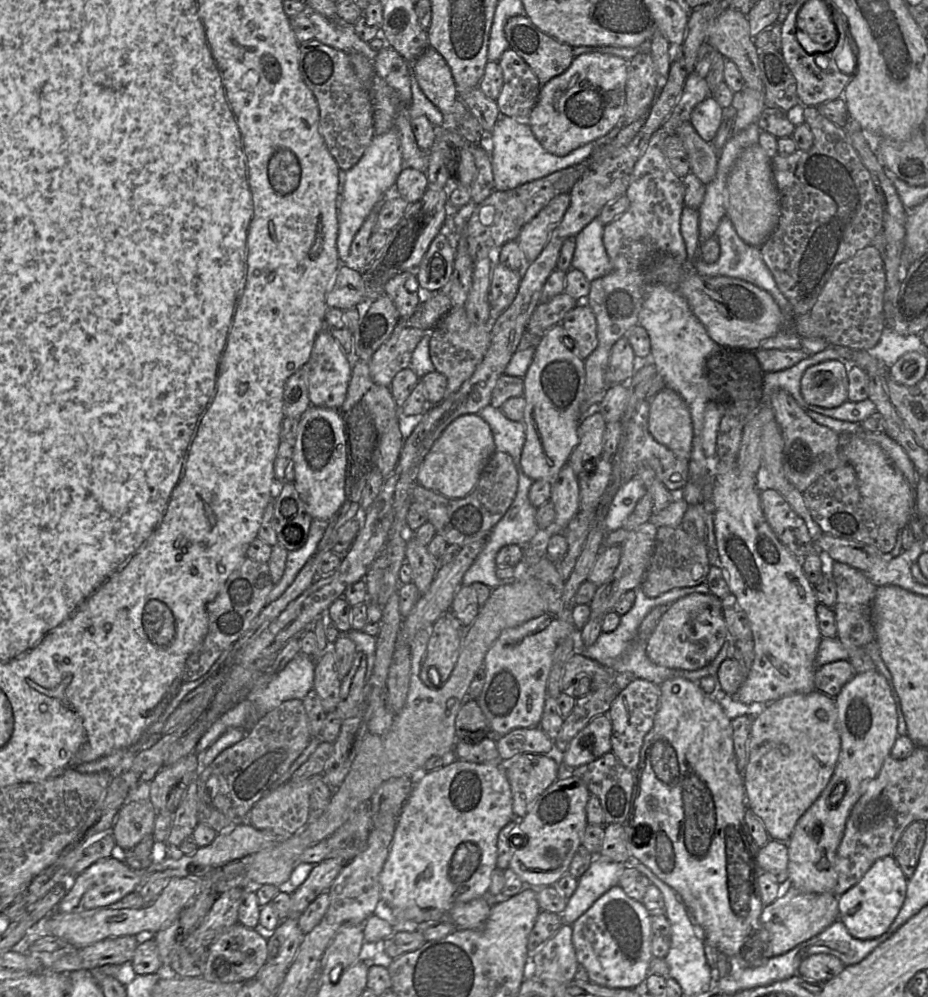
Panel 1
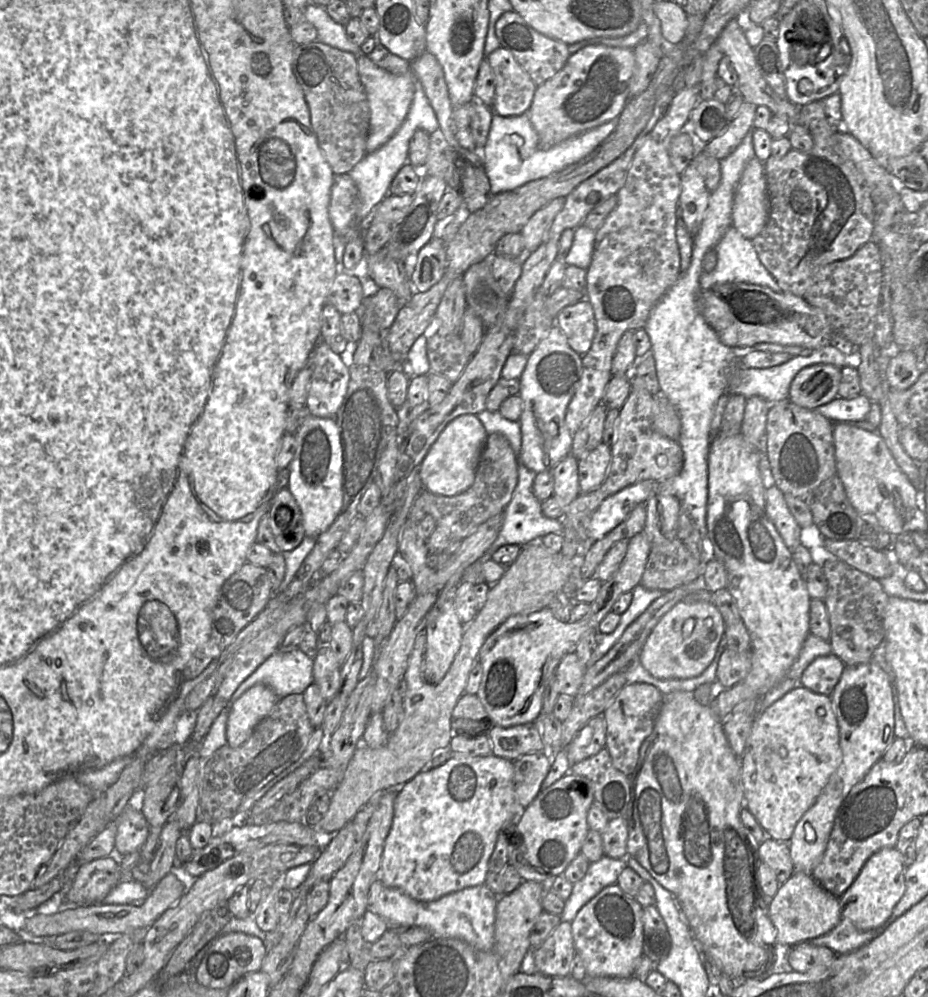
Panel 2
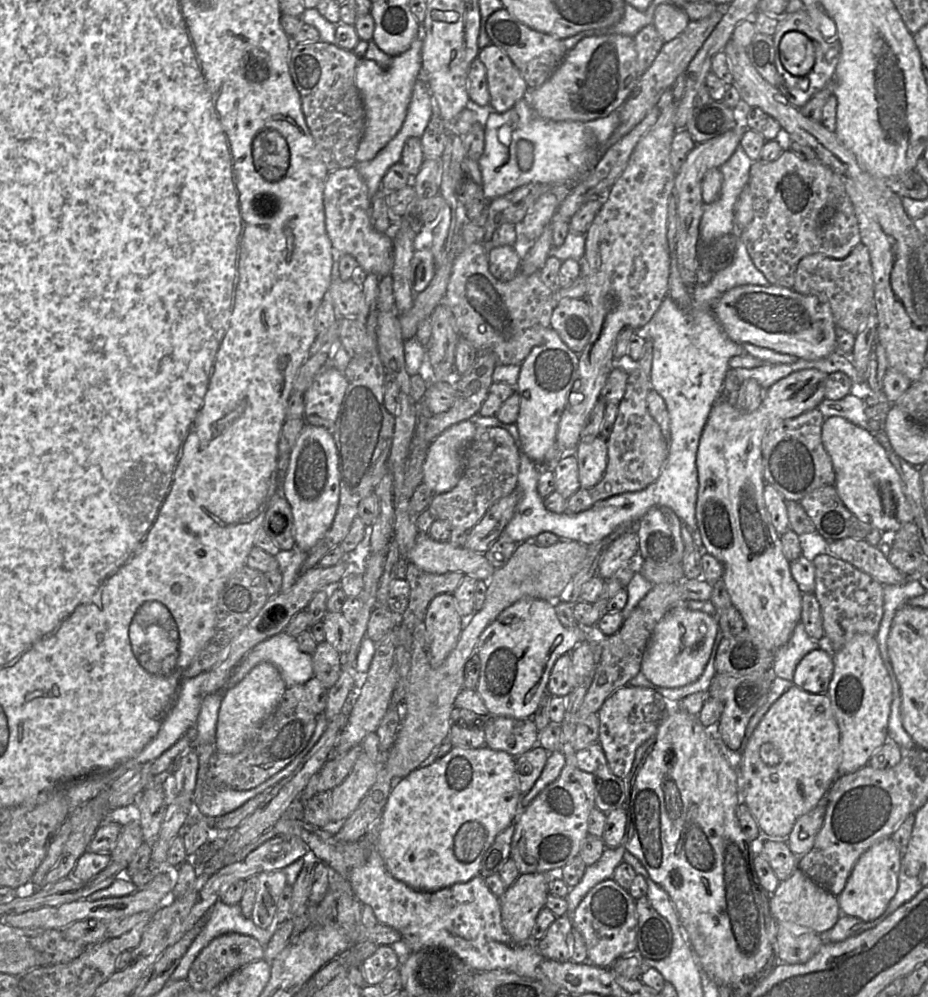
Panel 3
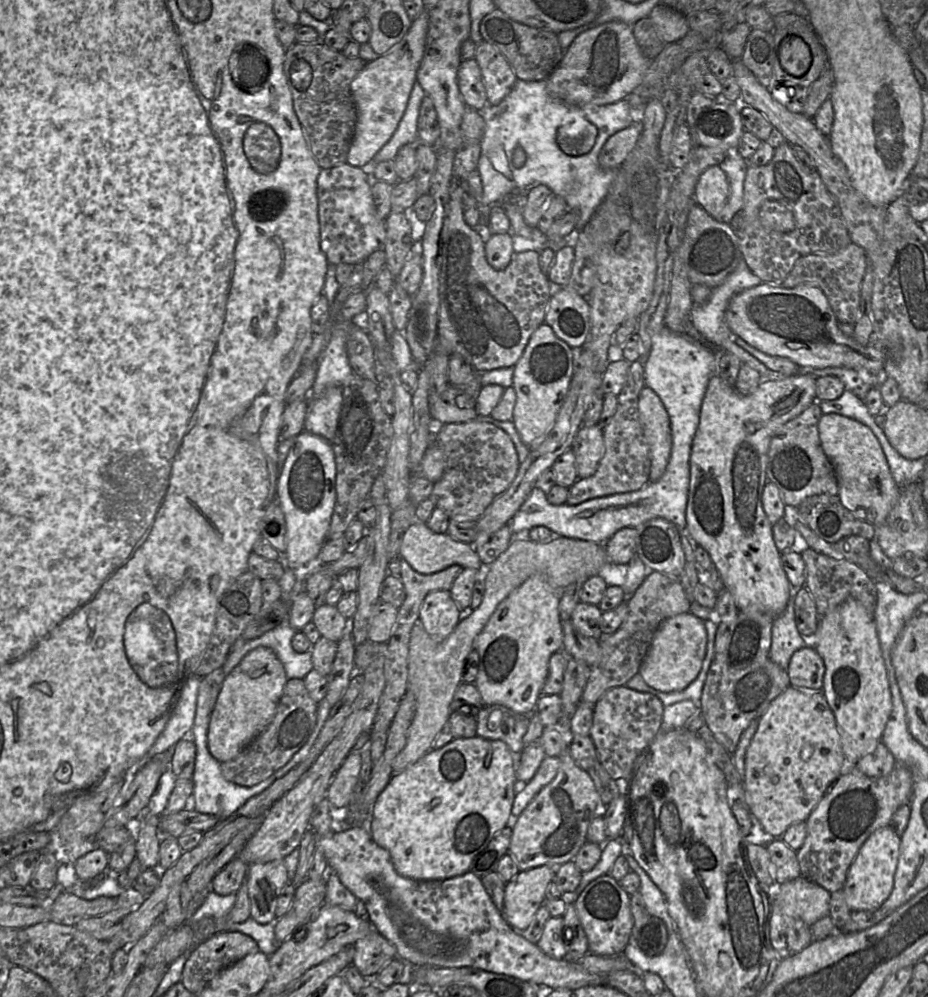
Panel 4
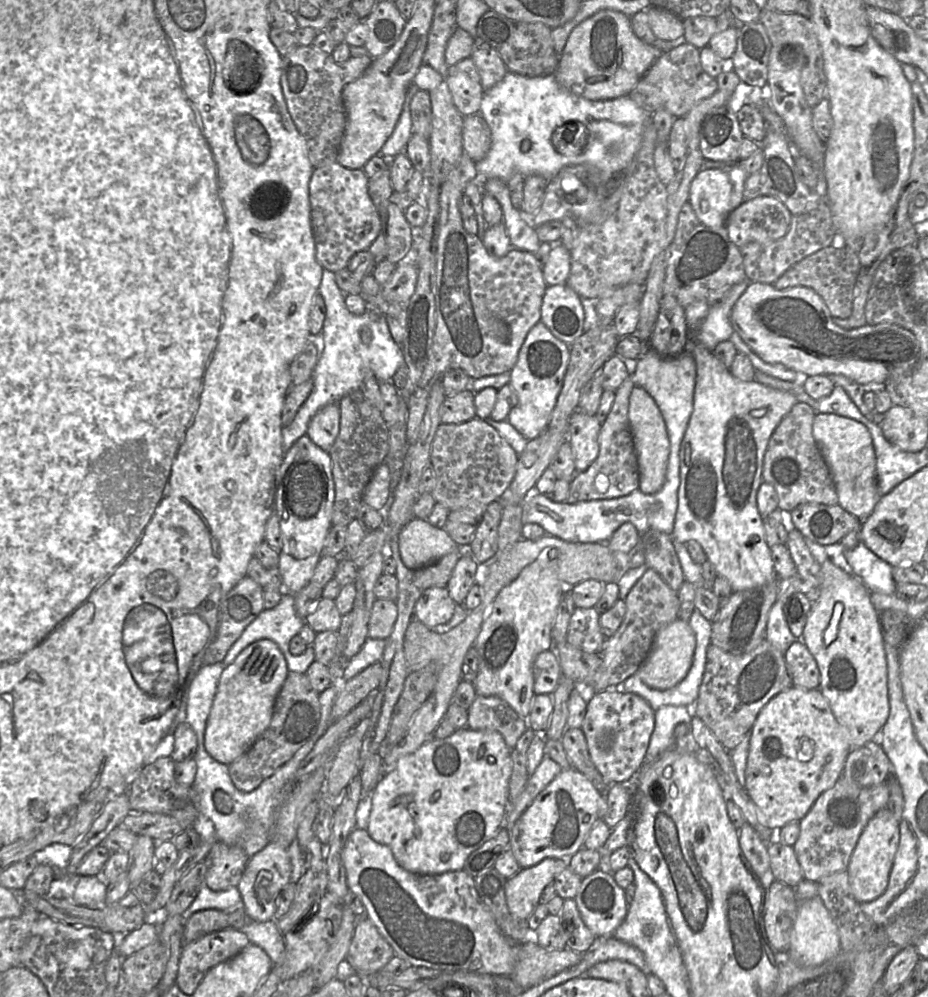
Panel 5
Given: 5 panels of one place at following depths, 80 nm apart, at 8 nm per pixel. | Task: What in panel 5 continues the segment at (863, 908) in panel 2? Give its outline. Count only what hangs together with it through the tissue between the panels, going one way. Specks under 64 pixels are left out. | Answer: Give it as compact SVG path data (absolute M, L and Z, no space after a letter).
M888 808L881 809L863 829L847 868L851 893L857 902L873 901L885 892L898 844L899 822Z

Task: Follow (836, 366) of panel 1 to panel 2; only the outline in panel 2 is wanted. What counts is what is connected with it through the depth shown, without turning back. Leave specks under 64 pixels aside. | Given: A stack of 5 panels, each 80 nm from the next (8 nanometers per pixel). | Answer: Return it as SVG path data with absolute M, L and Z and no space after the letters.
M816 364L799 371L793 379L788 399L808 410L816 410L838 397L842 369L832 364Z

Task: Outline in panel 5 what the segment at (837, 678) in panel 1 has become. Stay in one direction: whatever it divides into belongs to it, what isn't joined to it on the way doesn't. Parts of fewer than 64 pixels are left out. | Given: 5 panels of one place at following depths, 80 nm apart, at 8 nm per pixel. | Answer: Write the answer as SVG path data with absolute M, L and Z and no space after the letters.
M795 641L784 654L792 684L804 689L819 689L820 671L817 662L802 641Z

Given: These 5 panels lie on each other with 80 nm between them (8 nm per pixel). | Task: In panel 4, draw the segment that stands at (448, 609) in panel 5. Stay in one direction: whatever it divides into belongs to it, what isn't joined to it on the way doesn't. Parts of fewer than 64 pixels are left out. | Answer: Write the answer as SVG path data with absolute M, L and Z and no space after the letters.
M433 591L421 605L418 622L435 641L442 641L459 623L460 610L449 591Z

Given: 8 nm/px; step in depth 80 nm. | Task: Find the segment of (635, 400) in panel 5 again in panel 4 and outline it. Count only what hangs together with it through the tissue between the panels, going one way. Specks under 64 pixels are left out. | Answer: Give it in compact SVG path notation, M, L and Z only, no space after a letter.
M648 387L640 392L638 411L650 452L649 482L656 482L664 474L671 452L669 416L658 395Z

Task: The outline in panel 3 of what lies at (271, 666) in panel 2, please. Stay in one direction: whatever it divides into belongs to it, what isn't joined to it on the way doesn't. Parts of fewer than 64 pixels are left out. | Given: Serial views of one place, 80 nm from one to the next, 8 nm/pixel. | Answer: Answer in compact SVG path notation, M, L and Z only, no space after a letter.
M281 632L254 646L241 659L233 668L225 689L238 684L261 662L273 664L279 670L287 688L305 685L314 676L312 655L299 649L296 638Z

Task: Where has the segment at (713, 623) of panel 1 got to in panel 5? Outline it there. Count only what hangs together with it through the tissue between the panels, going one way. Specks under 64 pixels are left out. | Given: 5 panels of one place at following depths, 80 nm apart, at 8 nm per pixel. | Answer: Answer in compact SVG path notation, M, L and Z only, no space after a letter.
M677 618L659 630L647 657L636 673L653 689L673 688L687 676L692 666L695 647L696 637L689 622Z

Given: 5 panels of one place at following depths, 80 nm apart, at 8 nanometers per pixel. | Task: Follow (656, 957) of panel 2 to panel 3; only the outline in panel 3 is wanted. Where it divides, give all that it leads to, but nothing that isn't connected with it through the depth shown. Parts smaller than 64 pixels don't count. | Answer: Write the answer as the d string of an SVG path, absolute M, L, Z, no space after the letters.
M646 896L636 899L635 908L637 951L644 958L665 958L672 946L672 933L667 920L656 912Z

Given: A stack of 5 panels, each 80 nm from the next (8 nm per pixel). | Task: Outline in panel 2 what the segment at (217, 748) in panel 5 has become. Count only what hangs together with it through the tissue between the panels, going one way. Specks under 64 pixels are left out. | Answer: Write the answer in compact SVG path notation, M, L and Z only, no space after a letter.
M256 684L231 703L226 724L227 745L233 748L242 745L278 701L271 688Z

